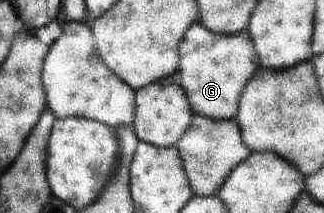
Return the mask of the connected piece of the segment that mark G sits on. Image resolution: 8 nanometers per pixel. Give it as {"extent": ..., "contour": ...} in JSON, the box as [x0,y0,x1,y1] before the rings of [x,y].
{"extent":[176,23,259,119],"contour":[[[202,23],[189,31],[189,39],[181,47],[181,77],[177,75],[176,80],[187,93],[193,111],[211,119],[233,119],[237,115],[239,97],[259,65],[251,38],[248,31],[233,35],[211,33]]]}

